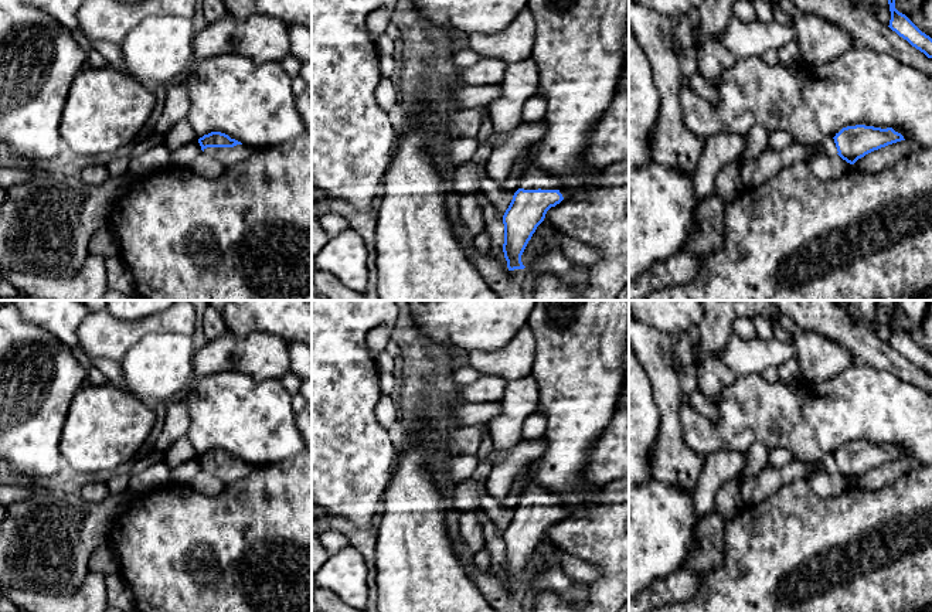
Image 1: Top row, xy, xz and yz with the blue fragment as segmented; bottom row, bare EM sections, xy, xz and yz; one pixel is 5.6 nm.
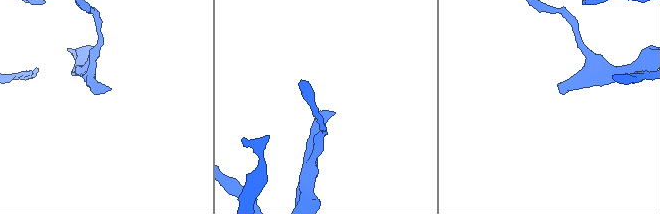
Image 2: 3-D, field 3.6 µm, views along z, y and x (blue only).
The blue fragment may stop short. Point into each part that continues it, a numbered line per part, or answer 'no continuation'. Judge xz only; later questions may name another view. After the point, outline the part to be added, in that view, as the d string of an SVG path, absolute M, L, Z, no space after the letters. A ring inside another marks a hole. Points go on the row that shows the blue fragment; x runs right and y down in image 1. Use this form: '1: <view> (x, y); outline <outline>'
1: xz (534, 179); outline M535 167L530 169L520 180L520 188L524 190L559 190L562 184L548 173Z

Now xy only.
1: xy (227, 156); outline M237 144L234 147L207 147L204 153L212 156L224 167L242 163L254 156L256 156L261 149L249 147L245 144Z

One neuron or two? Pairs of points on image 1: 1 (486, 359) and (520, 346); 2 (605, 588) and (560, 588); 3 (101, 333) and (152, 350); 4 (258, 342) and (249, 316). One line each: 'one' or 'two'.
1: one
2: two
3: two
4: two

